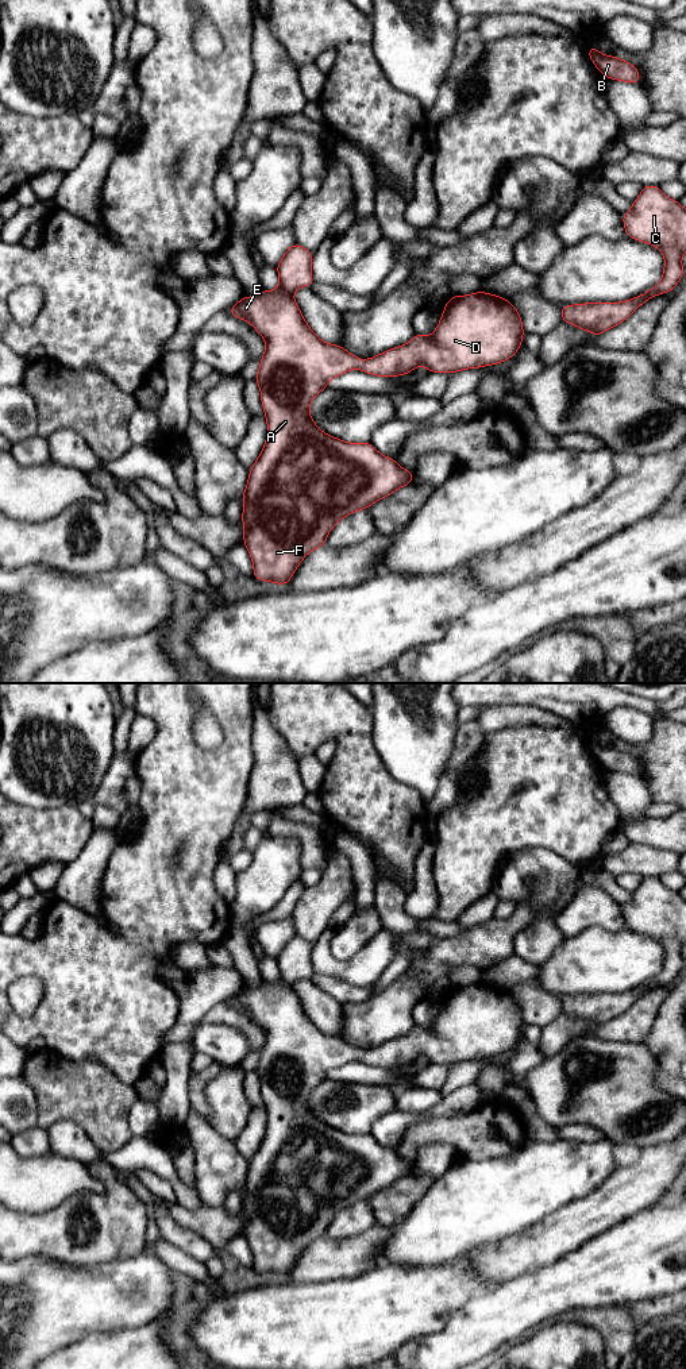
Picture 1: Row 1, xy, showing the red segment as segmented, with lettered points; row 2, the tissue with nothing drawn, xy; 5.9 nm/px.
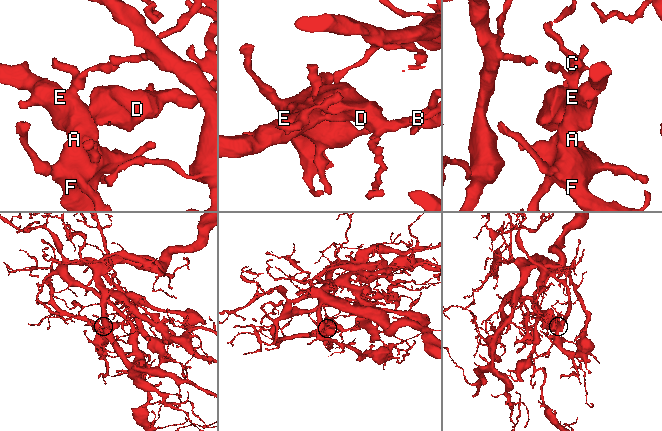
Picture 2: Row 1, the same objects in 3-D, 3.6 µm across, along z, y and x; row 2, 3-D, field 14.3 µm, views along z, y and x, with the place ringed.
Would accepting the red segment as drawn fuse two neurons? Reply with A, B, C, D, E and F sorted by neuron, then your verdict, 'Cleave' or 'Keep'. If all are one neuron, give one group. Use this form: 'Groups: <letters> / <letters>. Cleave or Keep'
Groups: A B C D E F. Keep

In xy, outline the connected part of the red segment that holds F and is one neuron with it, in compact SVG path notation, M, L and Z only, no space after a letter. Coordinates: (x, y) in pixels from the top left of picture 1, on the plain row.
M293 934L275 957L280 968L277 982L262 982L258 987L242 988L238 995L227 1000L234 1009L248 1013L266 1031L261 1057L254 1068L261 1080L261 1092L267 1112L266 1134L248 1164L243 1187L242 1214L244 1218L243 1235L254 1256L253 1266L257 1272L288 1277L301 1252L316 1239L325 1235L328 1225L346 1207L366 1202L378 1191L389 1188L398 1179L413 1173L415 1162L404 1161L393 1149L381 1146L370 1133L347 1134L324 1125L309 1107L311 1092L325 1079L331 1069L358 1060L377 1068L397 1068L425 1057L429 1064L456 1064L502 1054L510 1050L523 1036L523 1011L519 1002L505 988L487 983L467 987L451 987L444 996L440 1013L431 1027L413 1026L413 1030L400 1038L390 1040L370 1050L359 1052L342 1037L324 1034L307 1015L293 990L296 980L312 977L313 944Z

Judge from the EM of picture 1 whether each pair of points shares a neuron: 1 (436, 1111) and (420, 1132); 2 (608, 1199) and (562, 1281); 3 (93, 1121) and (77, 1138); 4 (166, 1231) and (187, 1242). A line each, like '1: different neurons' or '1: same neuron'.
1: different neurons
2: different neurons
3: different neurons
4: same neuron

